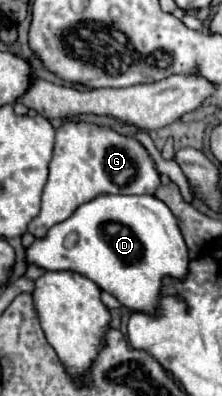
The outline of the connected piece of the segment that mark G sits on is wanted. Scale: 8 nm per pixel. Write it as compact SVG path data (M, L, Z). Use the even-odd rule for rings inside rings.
M65 120L55 130L55 148L49 164L49 180L43 190L41 212L31 220L27 230L35 238L41 238L53 224L67 220L77 206L99 194L153 194L159 184L159 172L139 140L117 134L109 126Z

